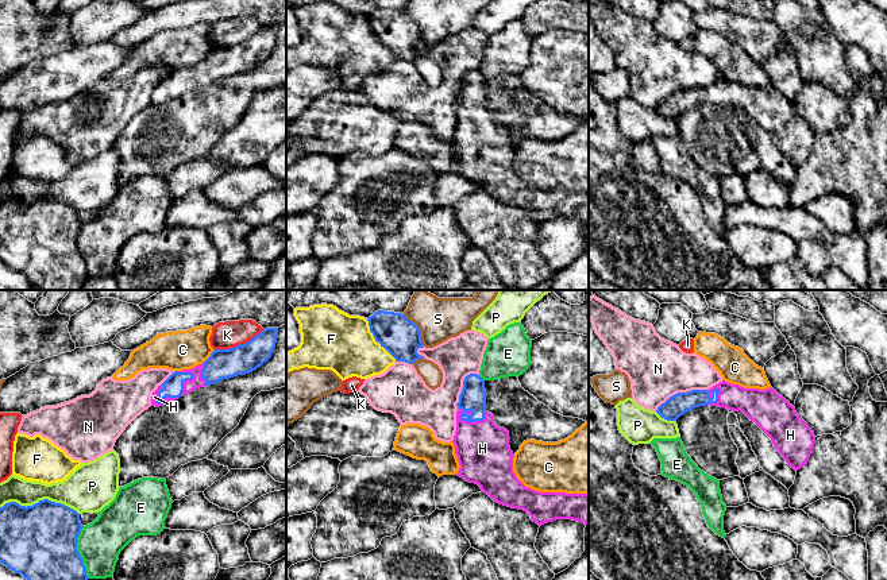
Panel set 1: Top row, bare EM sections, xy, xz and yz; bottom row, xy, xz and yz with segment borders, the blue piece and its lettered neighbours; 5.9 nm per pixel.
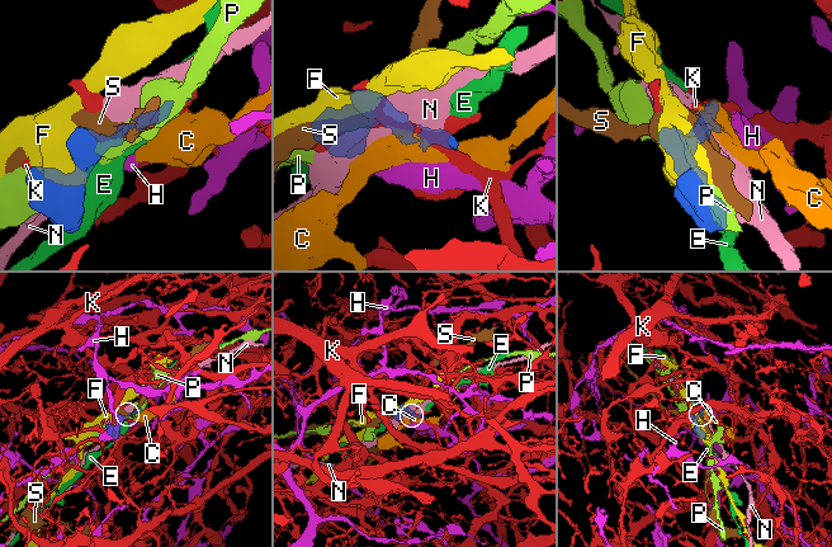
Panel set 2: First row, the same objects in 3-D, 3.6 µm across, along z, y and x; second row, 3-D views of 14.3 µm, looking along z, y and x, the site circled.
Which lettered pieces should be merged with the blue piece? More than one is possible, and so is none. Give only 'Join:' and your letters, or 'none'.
Join: H

